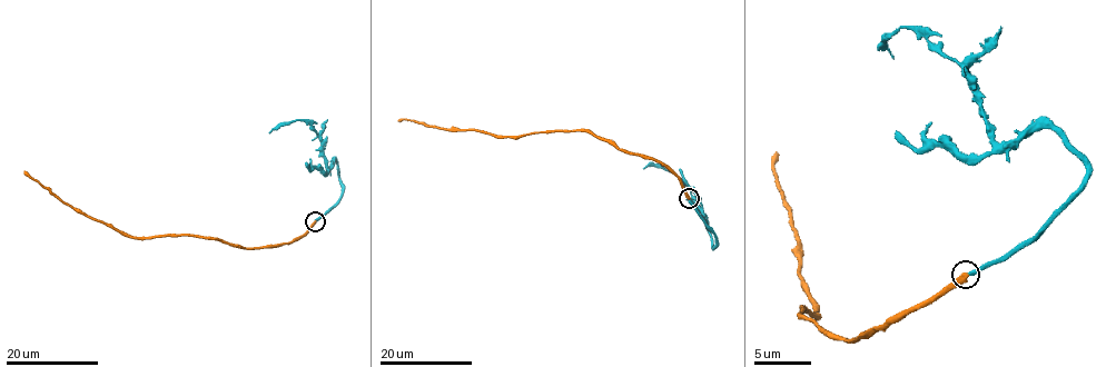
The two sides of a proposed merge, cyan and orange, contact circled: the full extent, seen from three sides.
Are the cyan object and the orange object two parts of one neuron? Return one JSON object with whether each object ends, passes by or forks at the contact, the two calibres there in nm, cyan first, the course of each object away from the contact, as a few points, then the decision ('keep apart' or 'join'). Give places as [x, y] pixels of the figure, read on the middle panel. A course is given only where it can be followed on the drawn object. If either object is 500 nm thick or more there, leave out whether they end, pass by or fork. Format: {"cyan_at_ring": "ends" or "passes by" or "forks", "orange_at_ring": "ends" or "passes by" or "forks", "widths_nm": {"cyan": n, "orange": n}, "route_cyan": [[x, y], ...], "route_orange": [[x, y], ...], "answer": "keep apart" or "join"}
{"cyan_at_ring": "ends", "orange_at_ring": "ends", "widths_nm": {"cyan": 320, "orange": 420}, "route_cyan": [[689, 198], [714, 234], [713, 248], [708, 221], [690, 189], [660, 167], [643, 168]], "route_orange": [[689, 198], [680, 179], [659, 162], [618, 149], [585, 131], [541, 131], [499, 137], [475, 130], [397, 120]], "answer": "keep apart"}

